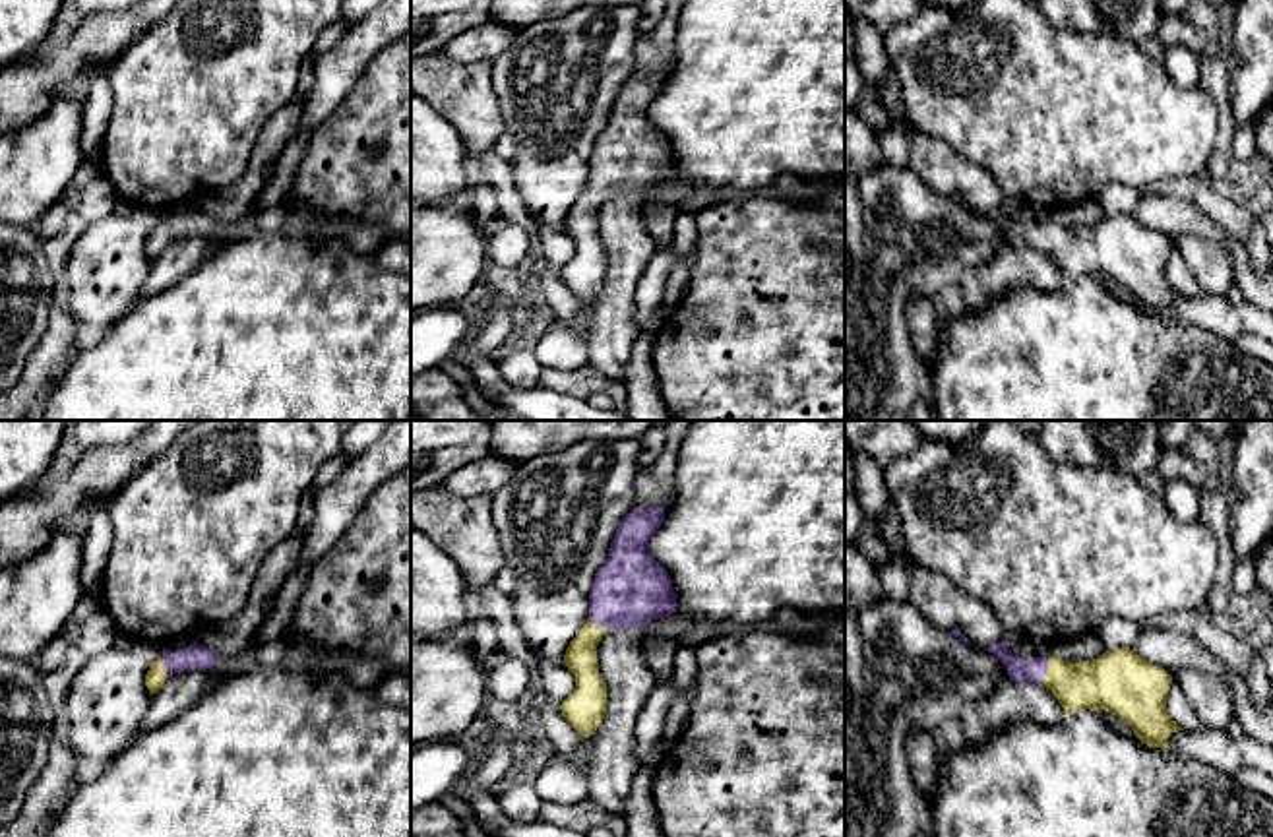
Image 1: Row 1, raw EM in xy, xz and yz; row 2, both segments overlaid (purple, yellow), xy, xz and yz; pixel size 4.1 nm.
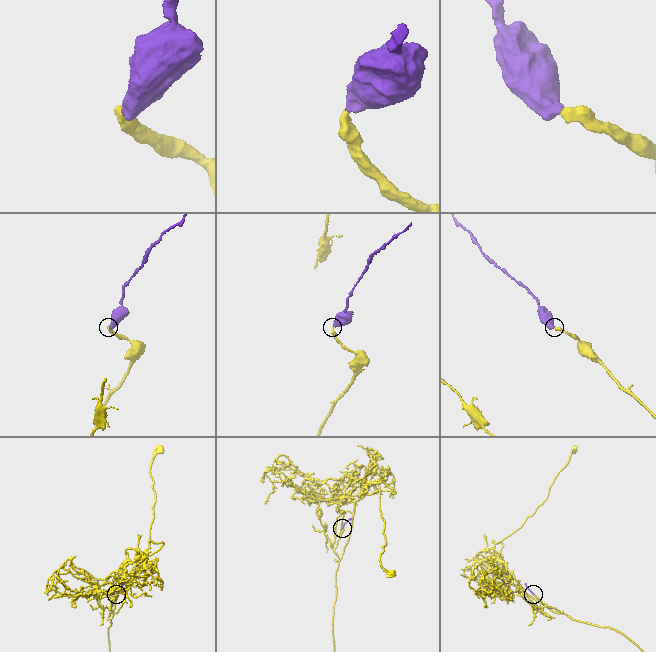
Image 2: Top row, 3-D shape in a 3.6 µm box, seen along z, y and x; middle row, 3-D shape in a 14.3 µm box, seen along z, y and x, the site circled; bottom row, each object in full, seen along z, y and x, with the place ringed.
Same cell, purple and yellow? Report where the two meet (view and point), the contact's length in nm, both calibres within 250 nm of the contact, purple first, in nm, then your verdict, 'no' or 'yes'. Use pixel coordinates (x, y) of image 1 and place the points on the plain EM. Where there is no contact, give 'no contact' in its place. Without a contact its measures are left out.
contact yz (1045, 237); length 100 nm; calibres 110 and 220 nm; yes

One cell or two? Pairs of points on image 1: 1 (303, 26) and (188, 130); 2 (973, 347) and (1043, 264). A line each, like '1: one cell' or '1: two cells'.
1: one cell
2: two cells

